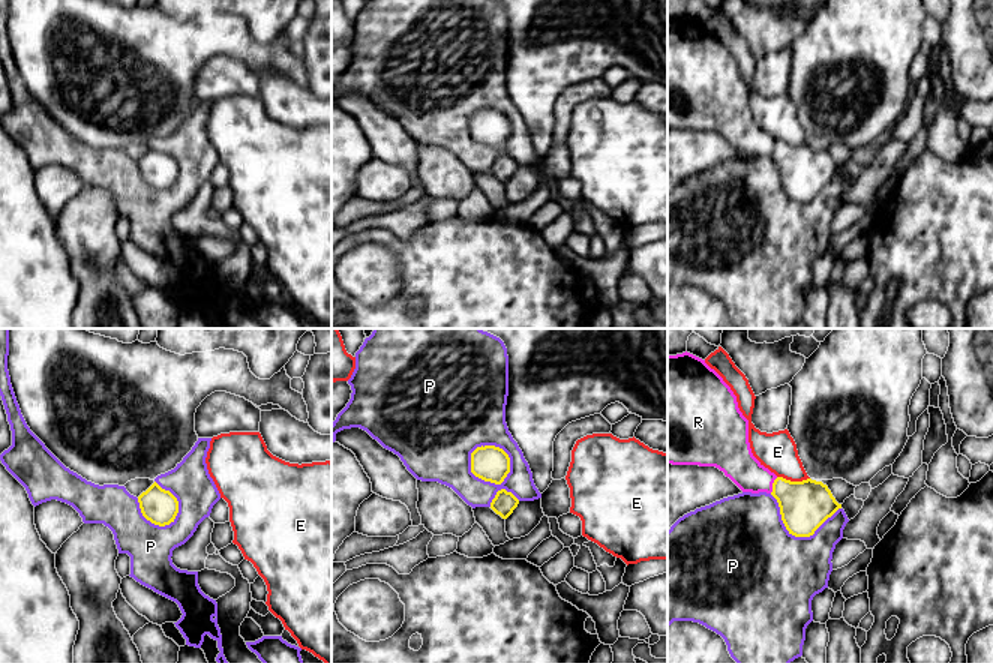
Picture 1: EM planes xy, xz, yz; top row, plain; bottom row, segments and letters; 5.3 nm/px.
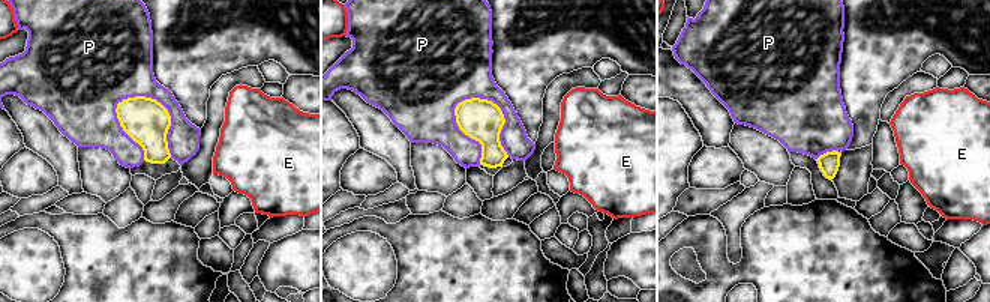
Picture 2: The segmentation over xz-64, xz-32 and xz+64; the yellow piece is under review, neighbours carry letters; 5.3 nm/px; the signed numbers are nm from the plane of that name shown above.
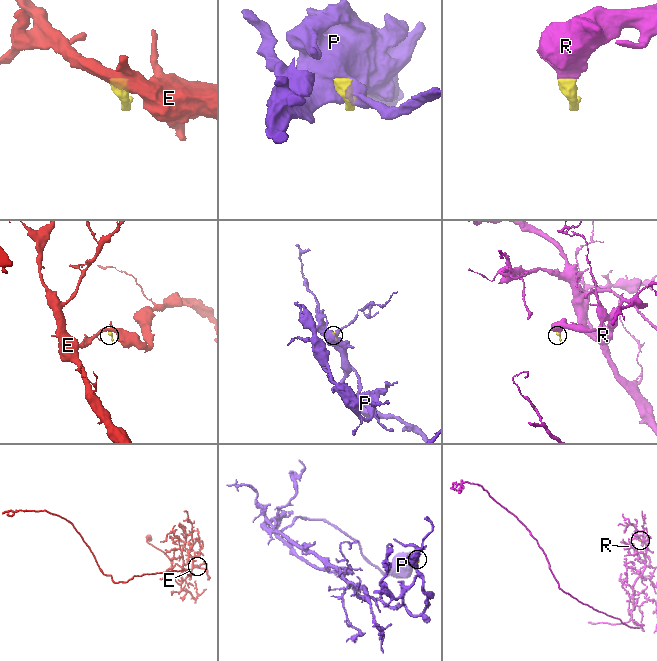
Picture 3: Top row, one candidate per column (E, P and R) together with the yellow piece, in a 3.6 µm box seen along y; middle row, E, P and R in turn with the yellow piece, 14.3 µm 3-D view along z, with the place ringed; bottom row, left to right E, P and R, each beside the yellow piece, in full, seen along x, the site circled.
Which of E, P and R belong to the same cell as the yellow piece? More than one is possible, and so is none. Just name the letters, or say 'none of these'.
R

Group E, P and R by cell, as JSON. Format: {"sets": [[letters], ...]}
{"sets": [["E"], ["P"], ["R"]]}

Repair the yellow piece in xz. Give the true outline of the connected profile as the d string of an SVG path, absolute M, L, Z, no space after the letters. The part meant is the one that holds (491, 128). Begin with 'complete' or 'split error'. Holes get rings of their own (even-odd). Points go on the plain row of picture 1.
complete; M482 110L471 117L471 136L495 148L501 148L510 136L508 118L495 110Z

